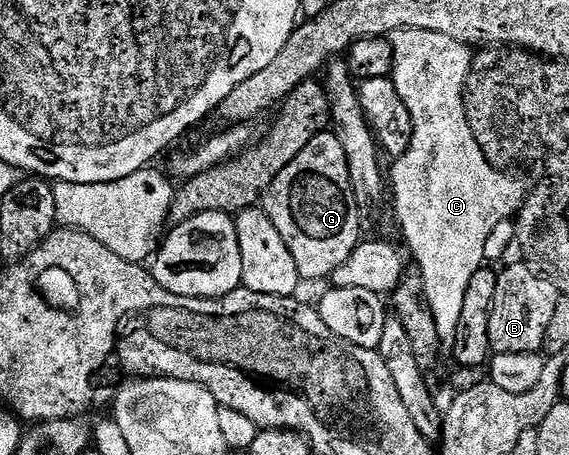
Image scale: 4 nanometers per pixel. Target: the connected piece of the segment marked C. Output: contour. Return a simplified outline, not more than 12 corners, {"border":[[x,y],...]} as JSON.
{"border":[[396,30],[391,210],[442,347],[527,185],[465,111],[474,51]]}

